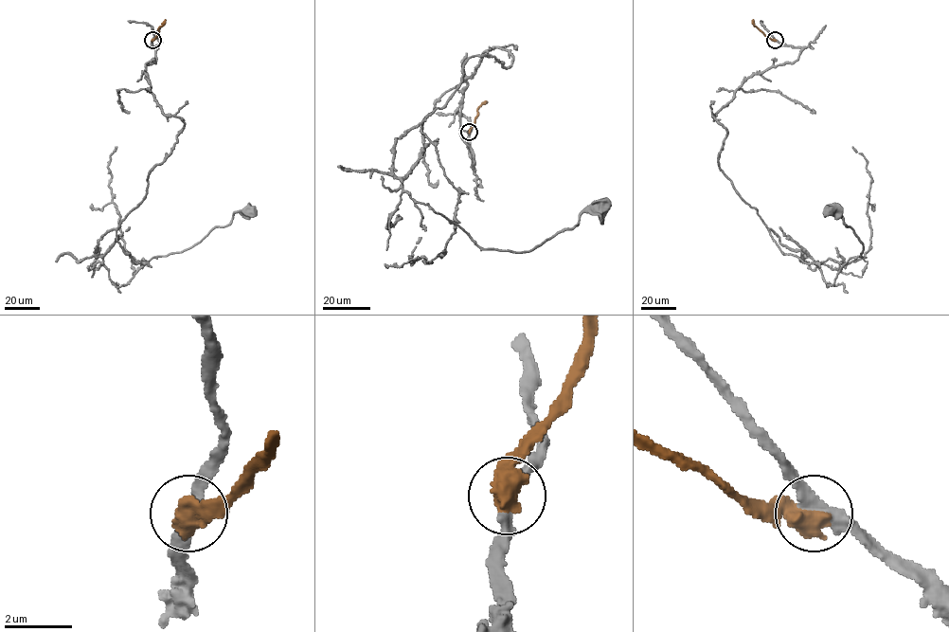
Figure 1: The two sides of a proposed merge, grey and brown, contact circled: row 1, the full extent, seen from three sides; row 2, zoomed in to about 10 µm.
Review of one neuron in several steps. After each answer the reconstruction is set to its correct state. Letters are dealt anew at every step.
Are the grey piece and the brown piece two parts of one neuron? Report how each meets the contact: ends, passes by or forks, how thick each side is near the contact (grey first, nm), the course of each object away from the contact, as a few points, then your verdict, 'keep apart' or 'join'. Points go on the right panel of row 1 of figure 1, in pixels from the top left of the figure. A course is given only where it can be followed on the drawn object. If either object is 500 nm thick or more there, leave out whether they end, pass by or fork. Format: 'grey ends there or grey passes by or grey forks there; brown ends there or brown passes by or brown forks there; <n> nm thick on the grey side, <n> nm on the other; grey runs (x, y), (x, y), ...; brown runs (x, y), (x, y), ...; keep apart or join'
280 nm thick on the grey side, 700 nm on the other; grey runs (775, 40), (801, 51), (712, 115), (727, 134), (719, 169), (807, 263), (863, 250), (829, 209); brown runs (775, 40), (767, 37), (752, 20); join

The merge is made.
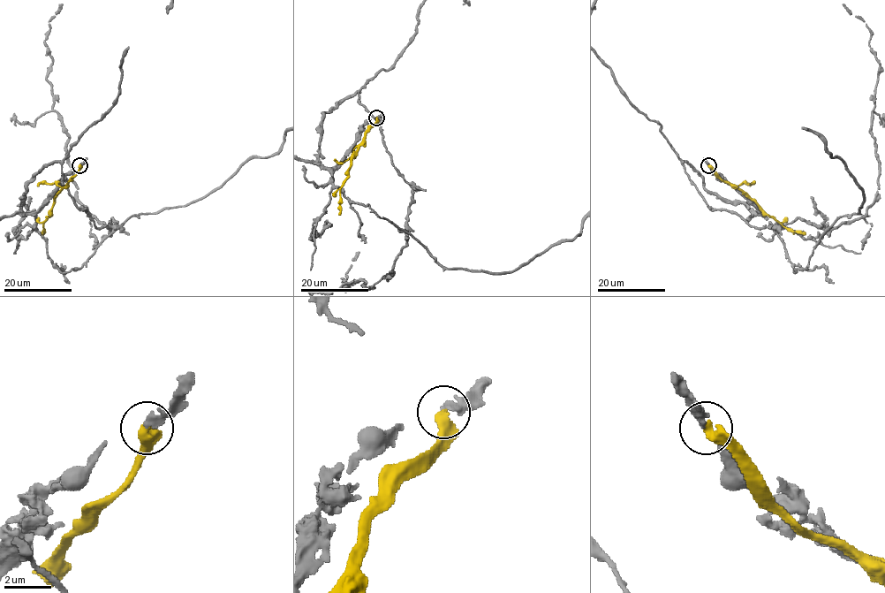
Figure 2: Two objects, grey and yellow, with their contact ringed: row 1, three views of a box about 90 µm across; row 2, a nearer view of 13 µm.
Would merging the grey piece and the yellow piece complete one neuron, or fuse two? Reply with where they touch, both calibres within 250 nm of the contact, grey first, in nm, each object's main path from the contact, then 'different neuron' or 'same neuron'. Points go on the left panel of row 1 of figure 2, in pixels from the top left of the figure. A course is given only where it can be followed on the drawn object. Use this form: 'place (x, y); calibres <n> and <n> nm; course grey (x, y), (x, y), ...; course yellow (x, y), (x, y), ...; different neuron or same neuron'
place (79, 165); calibres 280 and 500 nm; course grey (80, 166), (22, 210), (26, 185), (59, 162), (75, 204), (115, 231), (202, 199), (287, 131); course yellow (80, 166), (79, 171), (55, 197), (51, 213), (43, 223), (41, 232); different neuron

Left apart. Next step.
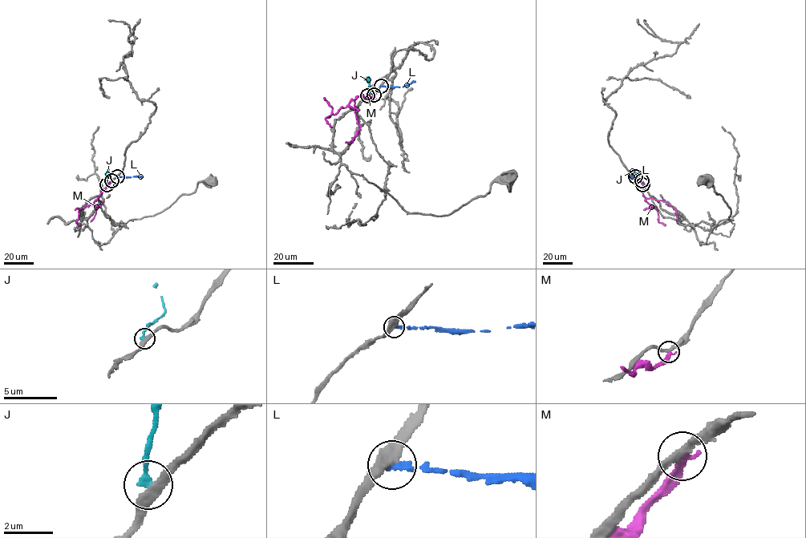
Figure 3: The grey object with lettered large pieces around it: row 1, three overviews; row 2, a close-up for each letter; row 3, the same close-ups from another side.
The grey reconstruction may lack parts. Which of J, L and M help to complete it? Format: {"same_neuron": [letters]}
{"same_neuron": []}

